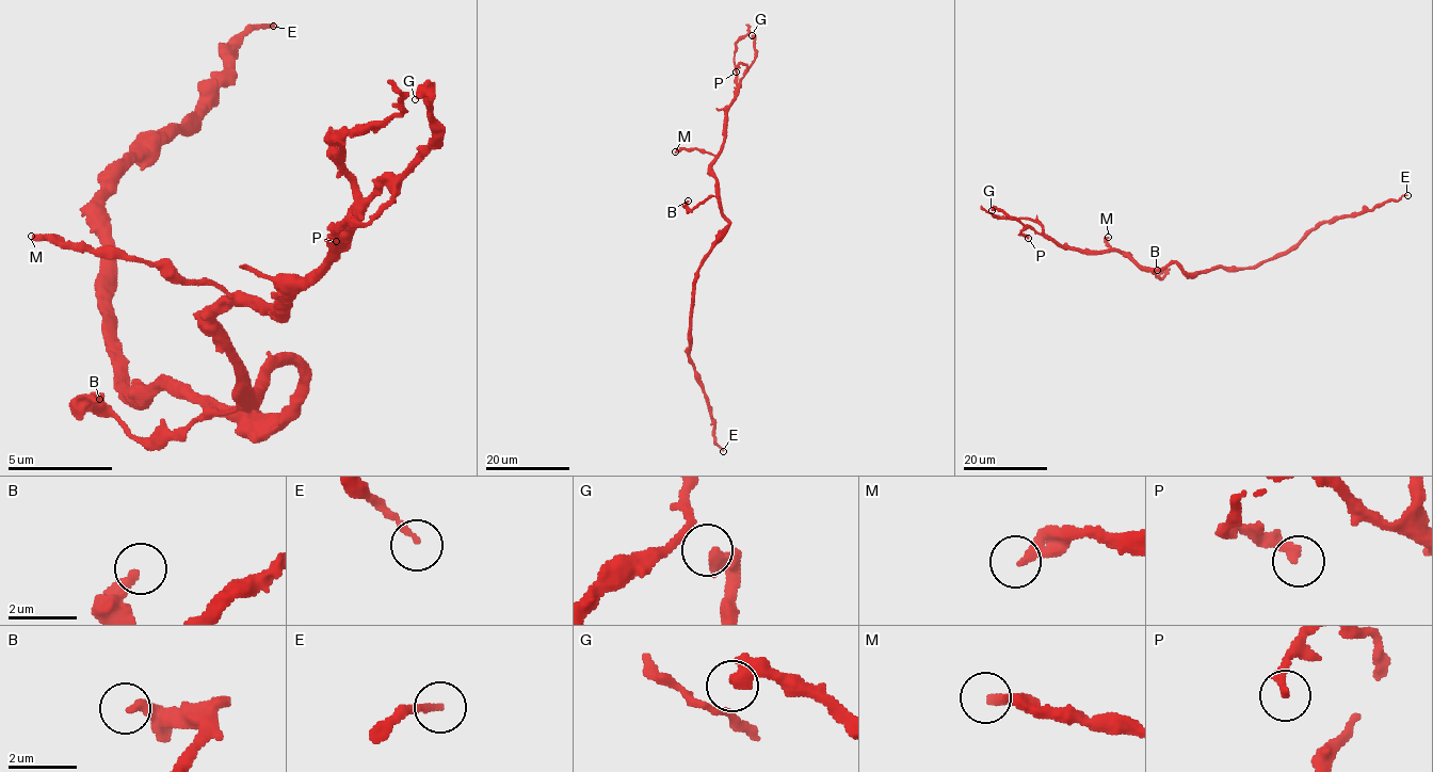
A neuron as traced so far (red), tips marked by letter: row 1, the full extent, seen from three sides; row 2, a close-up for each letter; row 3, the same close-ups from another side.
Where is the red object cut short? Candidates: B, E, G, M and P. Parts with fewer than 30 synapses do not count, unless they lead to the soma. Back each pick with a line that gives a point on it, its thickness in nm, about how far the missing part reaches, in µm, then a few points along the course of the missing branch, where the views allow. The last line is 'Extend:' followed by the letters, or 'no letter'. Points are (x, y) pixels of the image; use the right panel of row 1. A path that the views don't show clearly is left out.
Extend: no letter

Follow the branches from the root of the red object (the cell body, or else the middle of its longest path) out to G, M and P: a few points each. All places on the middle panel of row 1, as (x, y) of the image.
G: (721, 235), (728, 222), (722, 212), (719, 185), (711, 166), (724, 140), (726, 108), (755, 58), (752, 35)
M: (721, 235), (728, 222), (722, 212), (719, 185), (711, 170), (714, 156), (697, 148), (675, 151)
P: (721, 235), (728, 222), (711, 166), (724, 140), (726, 108), (746, 65), (740, 63), (736, 71)

